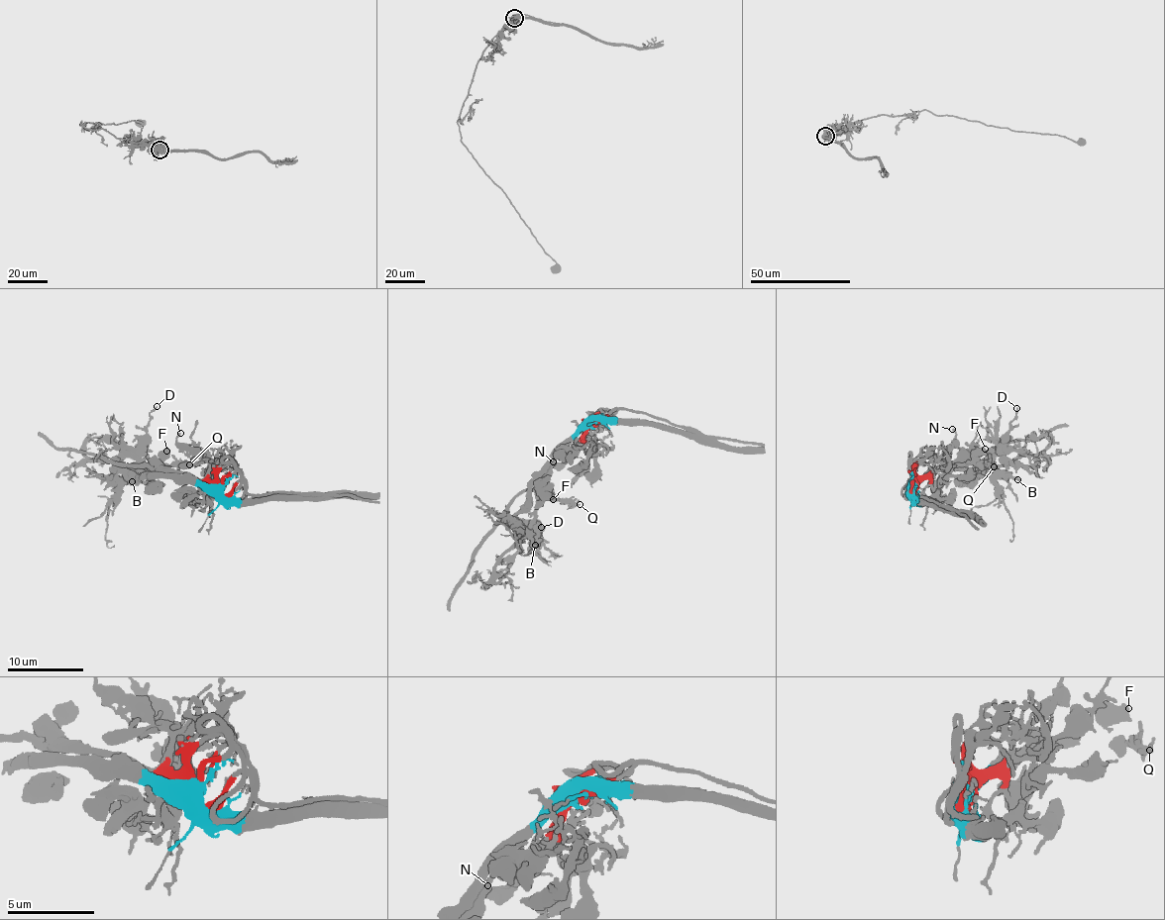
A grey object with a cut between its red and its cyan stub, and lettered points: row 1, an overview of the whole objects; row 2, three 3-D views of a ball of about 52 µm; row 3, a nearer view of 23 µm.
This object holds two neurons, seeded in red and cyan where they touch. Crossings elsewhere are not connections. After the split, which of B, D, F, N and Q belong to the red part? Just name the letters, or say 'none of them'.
F, N, Q

